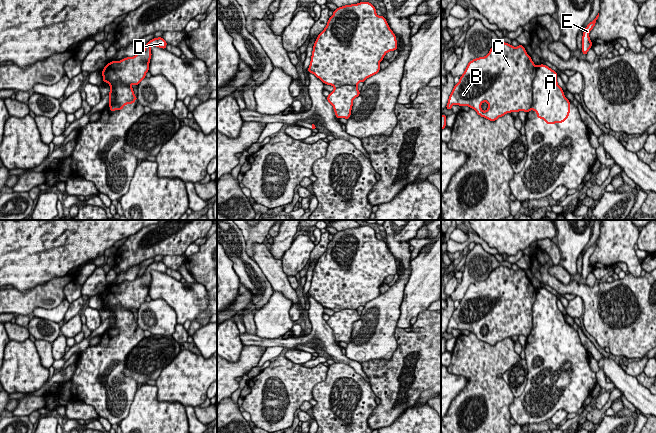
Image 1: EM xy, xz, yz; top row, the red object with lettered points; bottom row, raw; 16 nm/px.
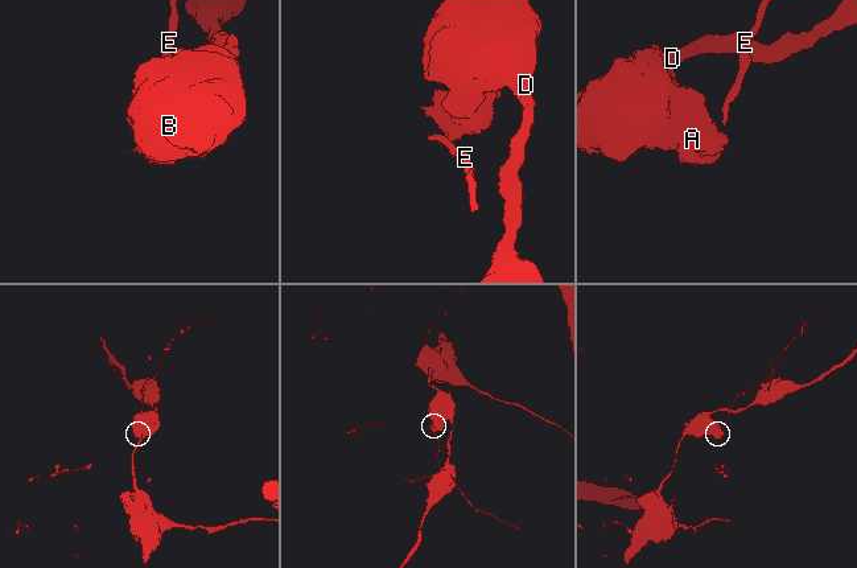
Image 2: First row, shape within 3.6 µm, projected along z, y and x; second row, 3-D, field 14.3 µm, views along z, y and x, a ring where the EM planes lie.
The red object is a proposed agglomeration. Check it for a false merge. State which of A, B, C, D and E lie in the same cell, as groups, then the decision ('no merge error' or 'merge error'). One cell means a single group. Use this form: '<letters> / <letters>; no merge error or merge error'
A E / B C D; merge error

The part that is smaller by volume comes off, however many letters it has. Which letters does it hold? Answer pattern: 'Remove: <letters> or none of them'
Remove: A, E

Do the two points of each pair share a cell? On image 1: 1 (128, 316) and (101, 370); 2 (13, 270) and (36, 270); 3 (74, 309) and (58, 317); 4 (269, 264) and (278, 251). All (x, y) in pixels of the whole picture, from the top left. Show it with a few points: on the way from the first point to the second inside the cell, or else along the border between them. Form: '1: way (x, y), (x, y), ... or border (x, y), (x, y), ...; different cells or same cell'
1: way (125, 329), (125, 335), (115, 345), (109, 357); same cell
2: way (19, 270), (30, 270); same cell
3: border (70, 303), (61, 322); different cells
4: border (268, 249), (275, 258), (280, 260); different cells

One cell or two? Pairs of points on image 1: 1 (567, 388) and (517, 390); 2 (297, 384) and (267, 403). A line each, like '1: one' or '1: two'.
1: two
2: one

